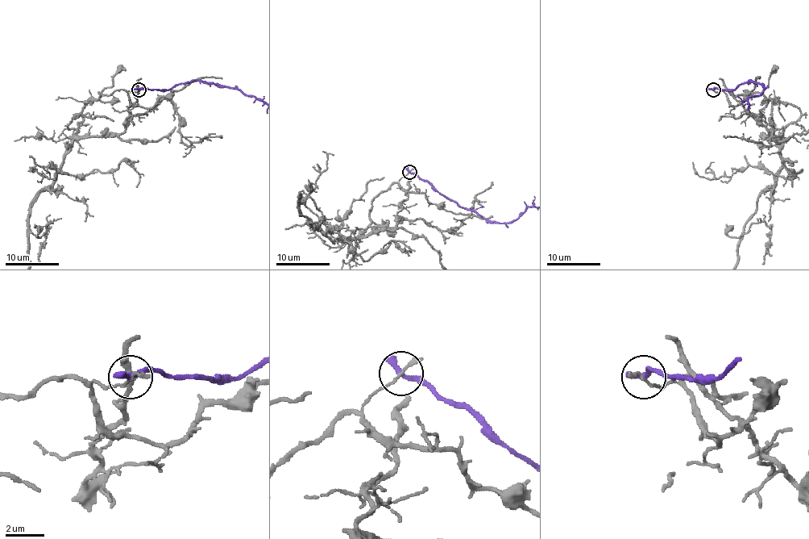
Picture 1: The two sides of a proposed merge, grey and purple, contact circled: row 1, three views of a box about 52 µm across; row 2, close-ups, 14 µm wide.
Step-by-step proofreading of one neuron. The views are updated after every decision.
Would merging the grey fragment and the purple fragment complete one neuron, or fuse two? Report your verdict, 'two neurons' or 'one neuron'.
two neurons

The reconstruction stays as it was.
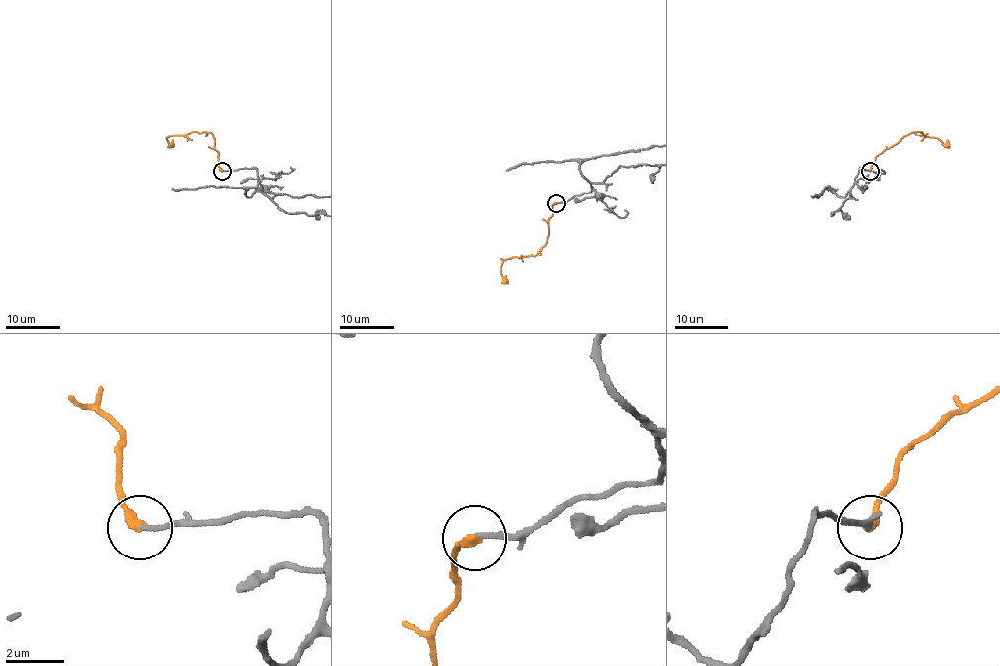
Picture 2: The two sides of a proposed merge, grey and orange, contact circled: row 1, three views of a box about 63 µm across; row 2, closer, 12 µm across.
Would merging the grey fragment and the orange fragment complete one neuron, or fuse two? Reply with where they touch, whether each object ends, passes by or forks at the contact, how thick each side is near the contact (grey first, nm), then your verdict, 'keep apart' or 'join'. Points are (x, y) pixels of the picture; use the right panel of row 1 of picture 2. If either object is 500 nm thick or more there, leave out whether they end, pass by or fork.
place (870, 171); grey ends; orange ends; calibres 160 and 340 nm; join

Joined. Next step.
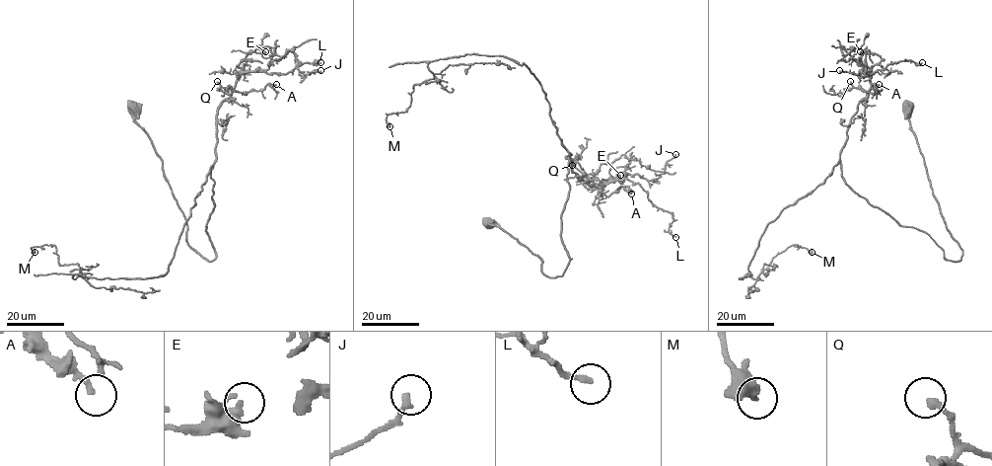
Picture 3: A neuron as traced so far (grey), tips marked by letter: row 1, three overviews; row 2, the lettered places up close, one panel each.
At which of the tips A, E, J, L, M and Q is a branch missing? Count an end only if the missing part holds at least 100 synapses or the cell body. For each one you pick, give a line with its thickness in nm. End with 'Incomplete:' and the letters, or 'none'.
Incomplete: none

